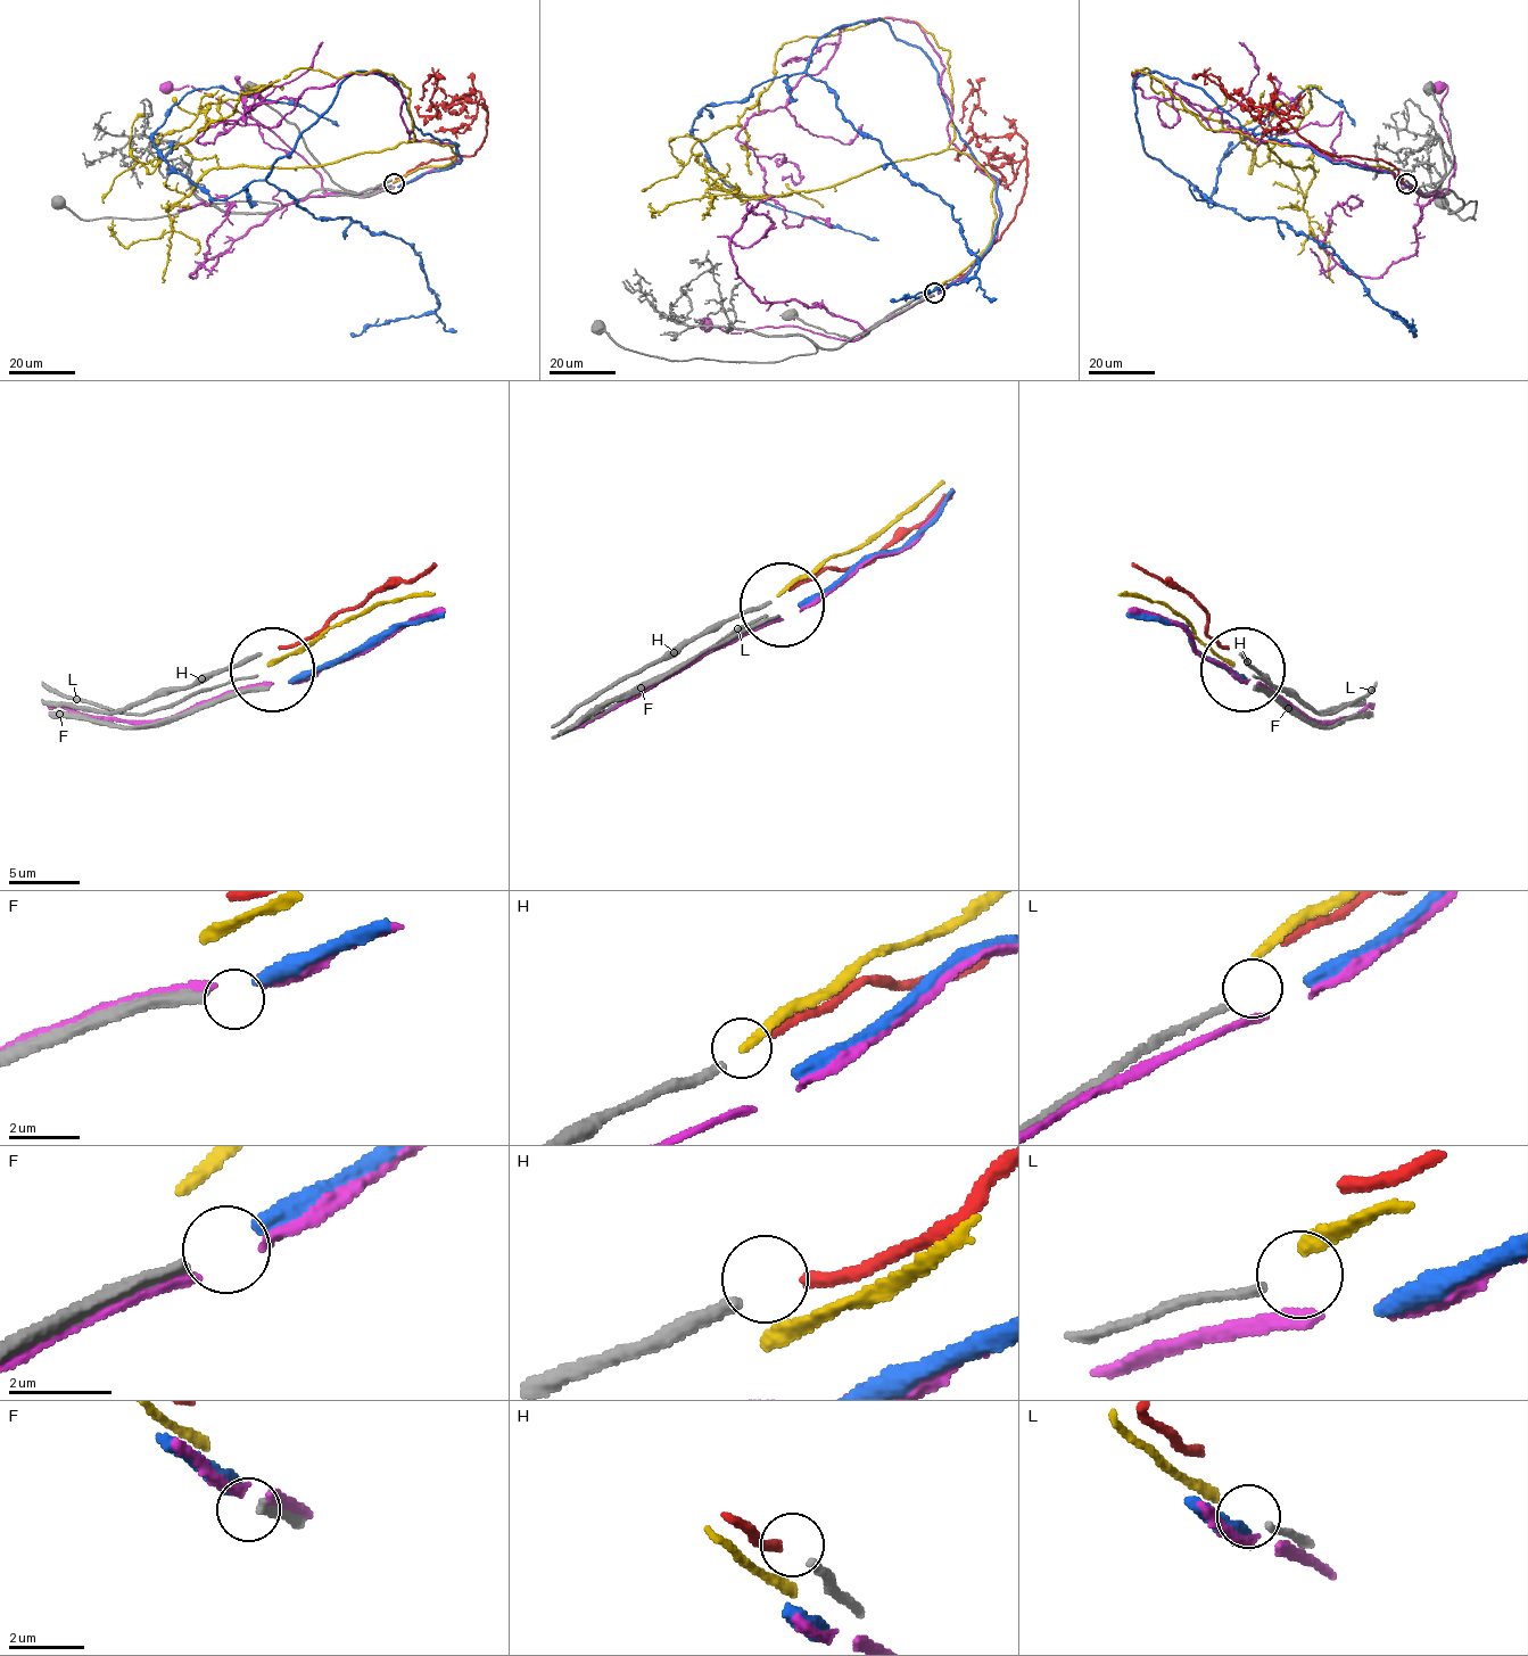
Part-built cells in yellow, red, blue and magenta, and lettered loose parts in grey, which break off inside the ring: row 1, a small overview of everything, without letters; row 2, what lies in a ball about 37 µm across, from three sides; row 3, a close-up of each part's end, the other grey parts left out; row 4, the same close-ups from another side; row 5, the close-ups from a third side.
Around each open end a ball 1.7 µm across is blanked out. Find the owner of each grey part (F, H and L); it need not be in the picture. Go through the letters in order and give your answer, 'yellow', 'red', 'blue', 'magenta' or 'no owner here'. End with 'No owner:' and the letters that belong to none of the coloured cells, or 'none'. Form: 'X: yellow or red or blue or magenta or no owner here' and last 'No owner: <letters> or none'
F: blue
H: red
L: no owner here
No owner: L

